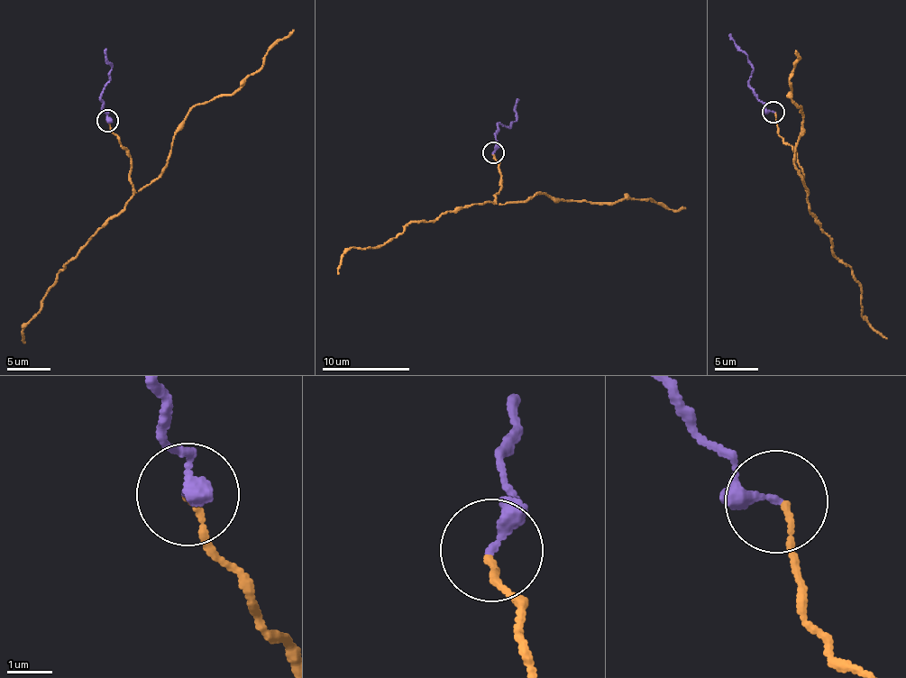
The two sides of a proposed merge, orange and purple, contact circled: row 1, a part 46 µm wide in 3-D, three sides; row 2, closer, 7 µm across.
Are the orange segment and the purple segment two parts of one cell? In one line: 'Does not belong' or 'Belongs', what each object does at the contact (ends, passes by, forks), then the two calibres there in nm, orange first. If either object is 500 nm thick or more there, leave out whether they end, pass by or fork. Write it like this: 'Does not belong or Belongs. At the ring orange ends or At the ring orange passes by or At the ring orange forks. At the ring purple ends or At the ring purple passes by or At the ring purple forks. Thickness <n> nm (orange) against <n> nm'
Belongs. At the ring orange ends. At the ring purple passes by. Thickness 120 nm (orange) against 170 nm

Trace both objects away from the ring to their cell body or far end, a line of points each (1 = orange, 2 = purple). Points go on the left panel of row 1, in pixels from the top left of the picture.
1: (108, 121), (131, 159), (130, 184), (142, 190), (166, 163), (186, 114), (196, 104), (229, 96), (294, 29)
2: (107, 121), (100, 94), (109, 74), (105, 50)

